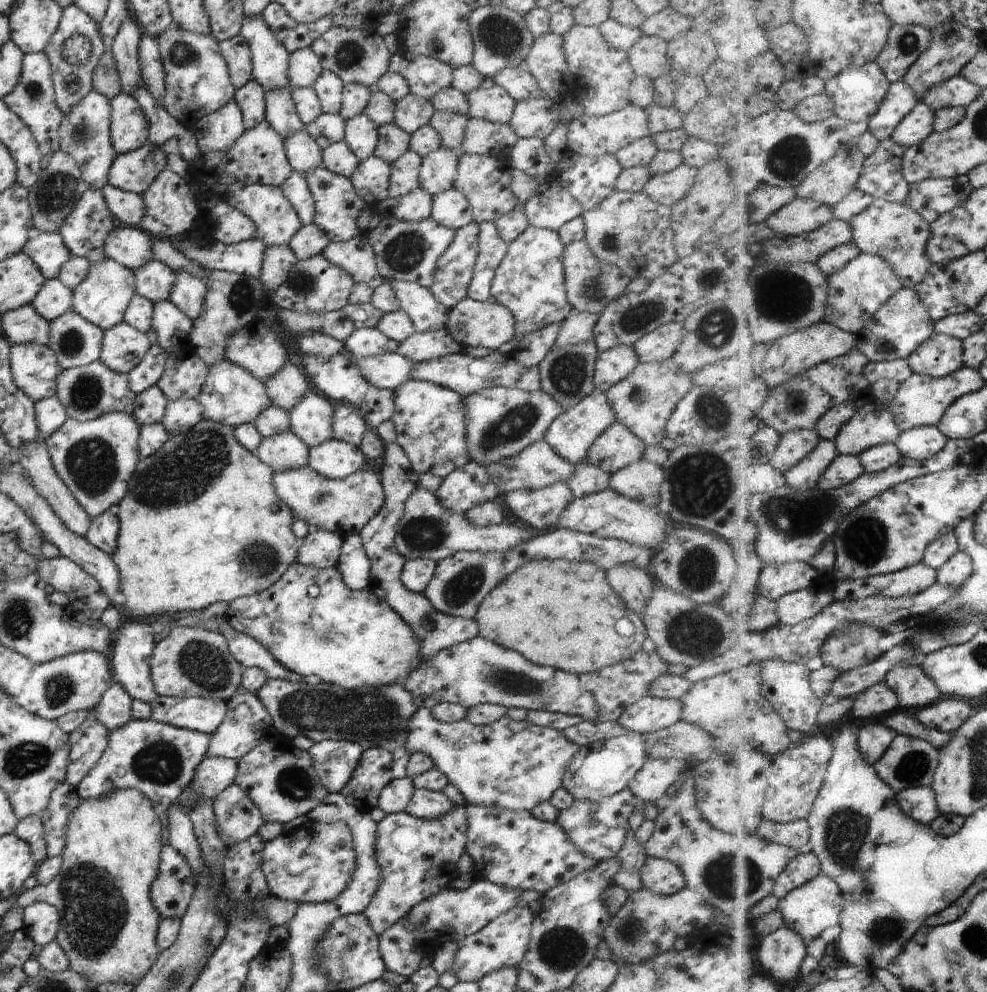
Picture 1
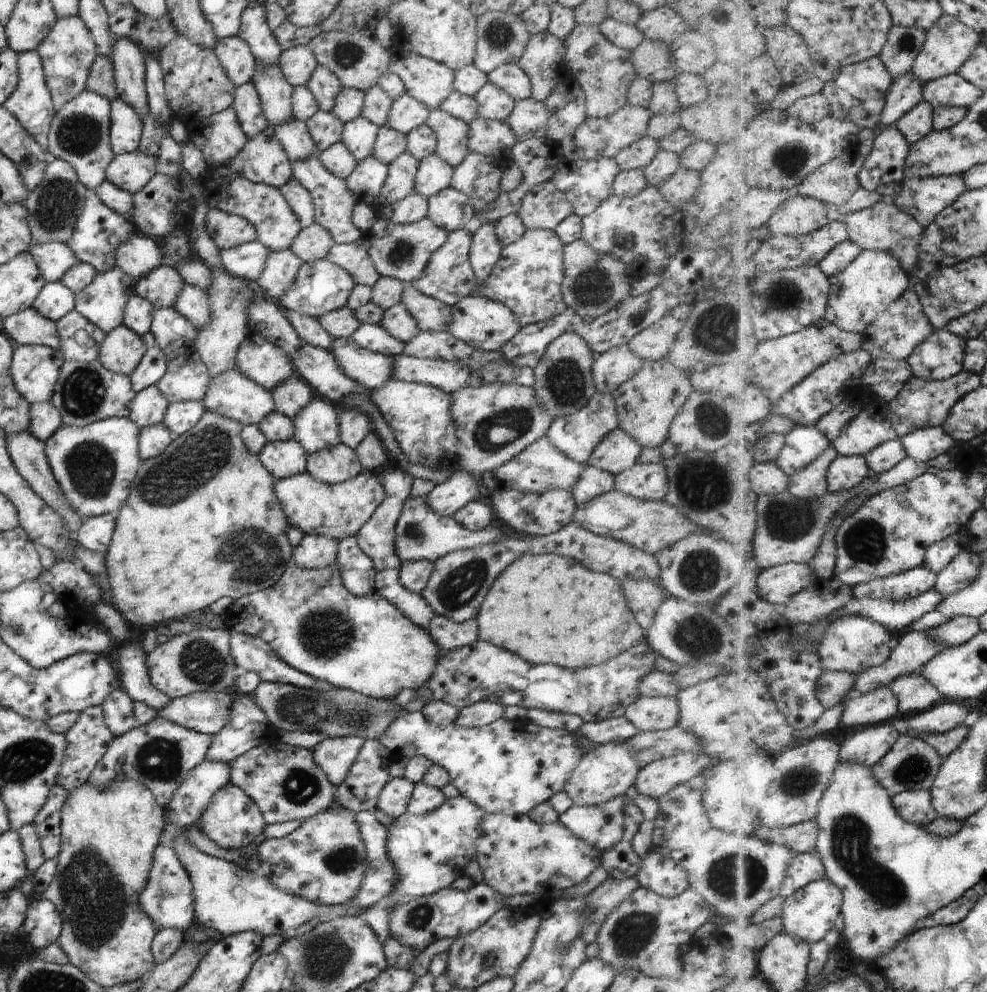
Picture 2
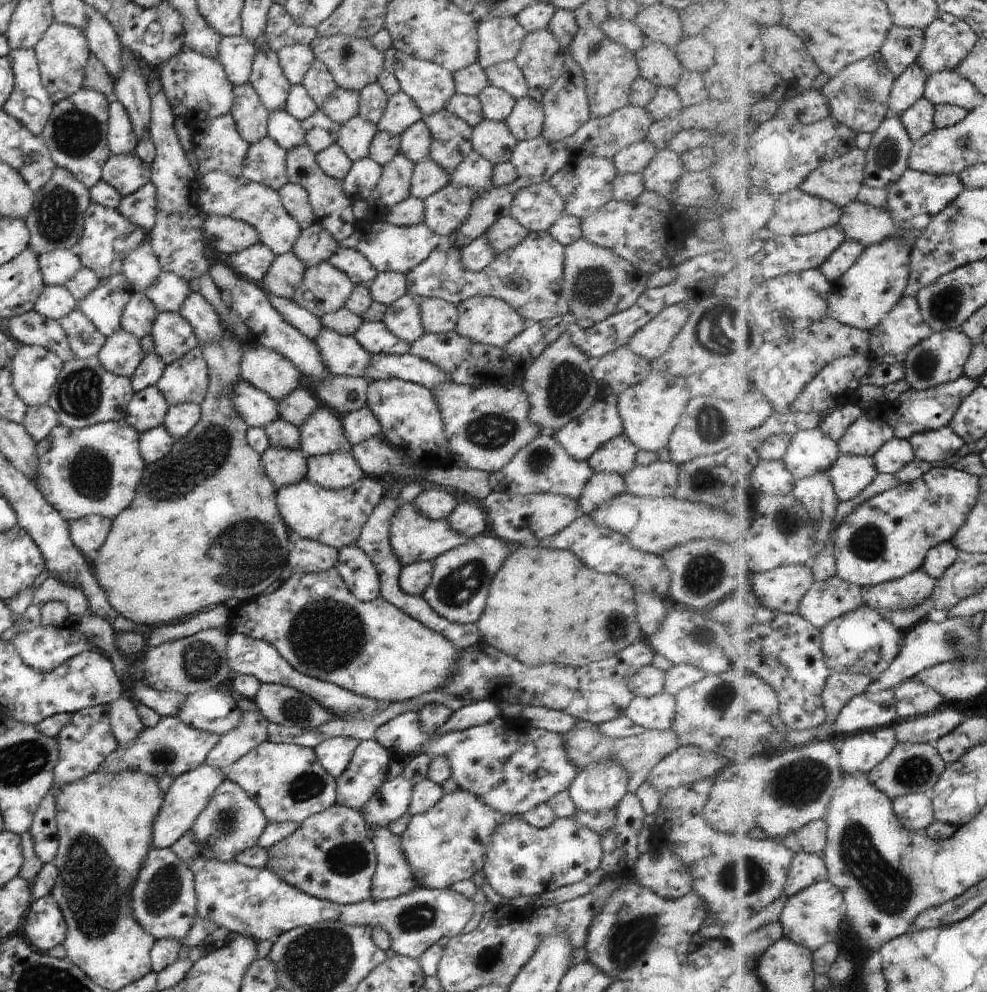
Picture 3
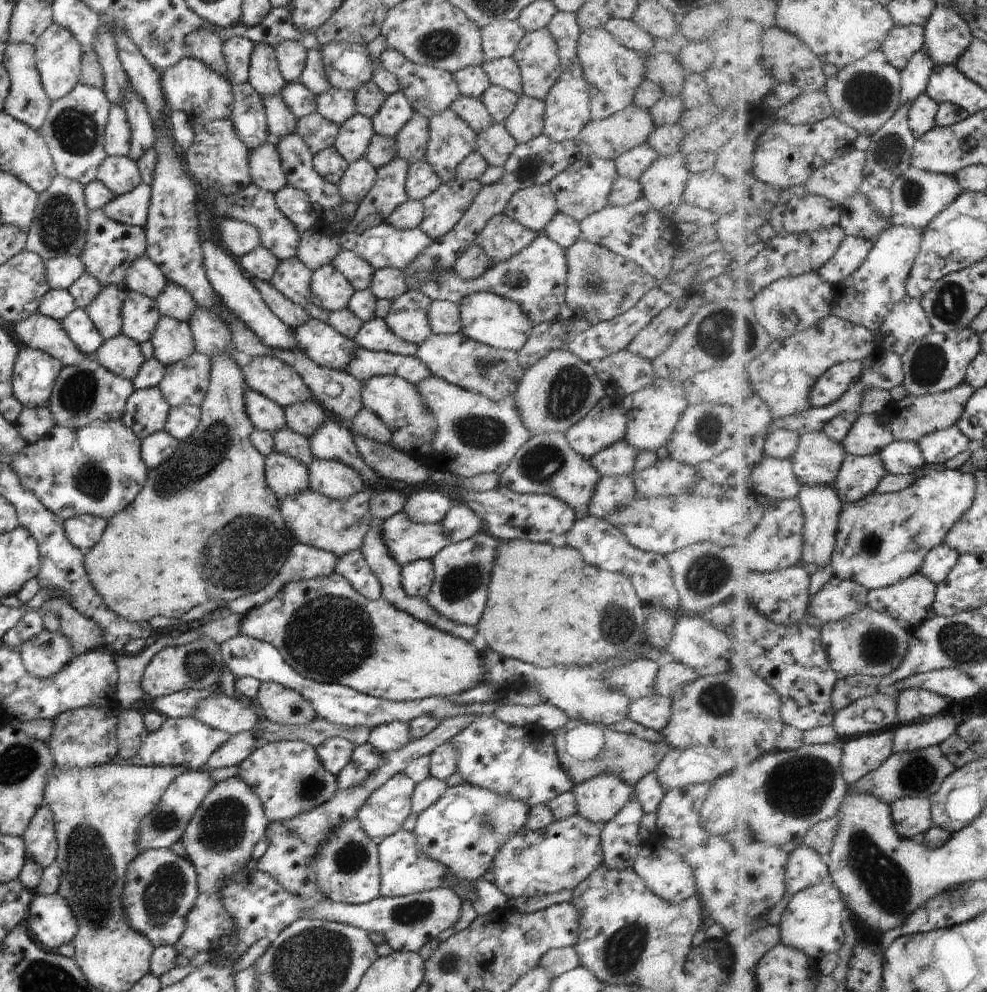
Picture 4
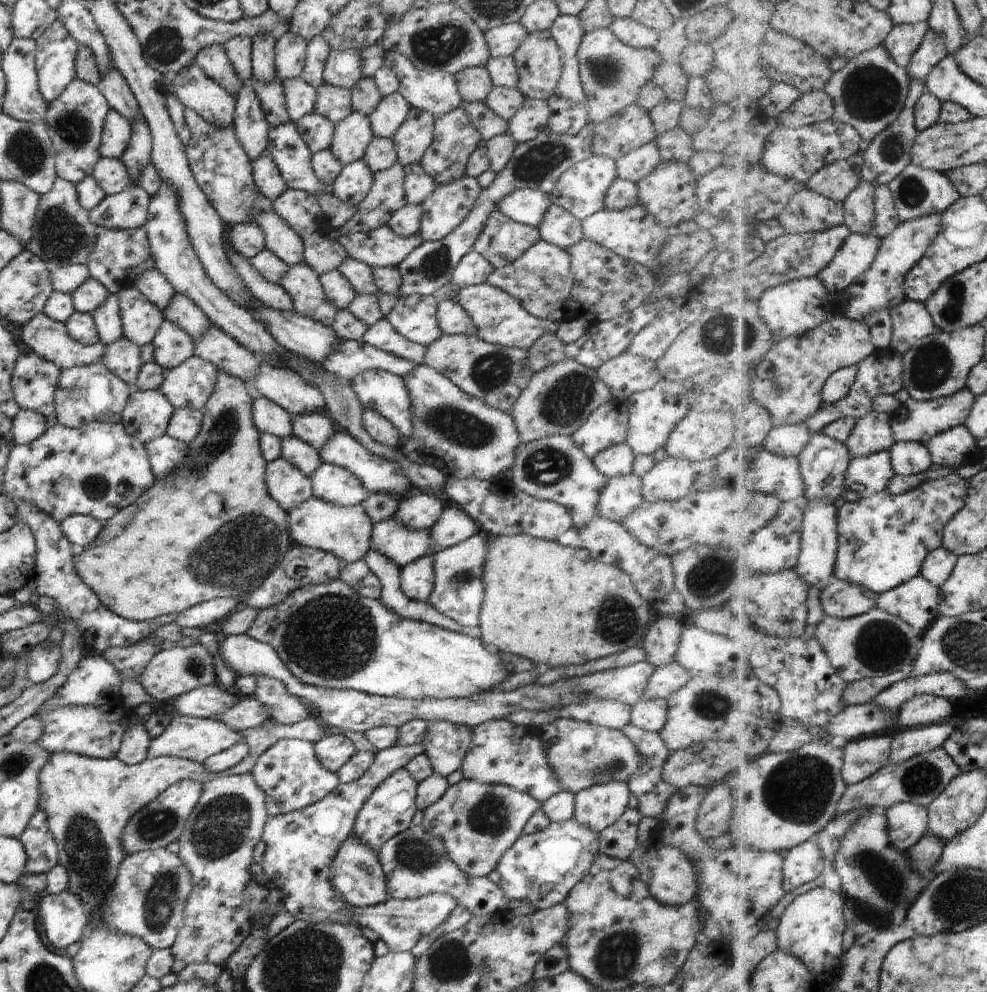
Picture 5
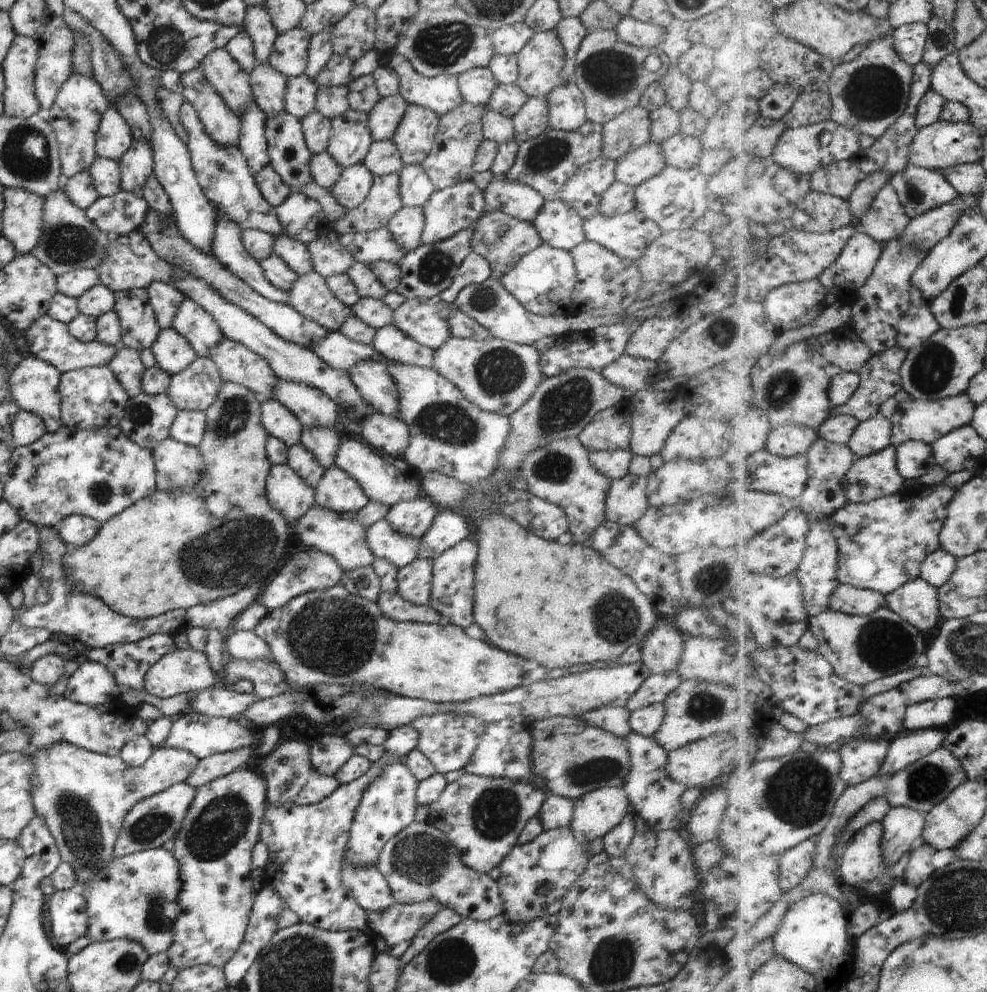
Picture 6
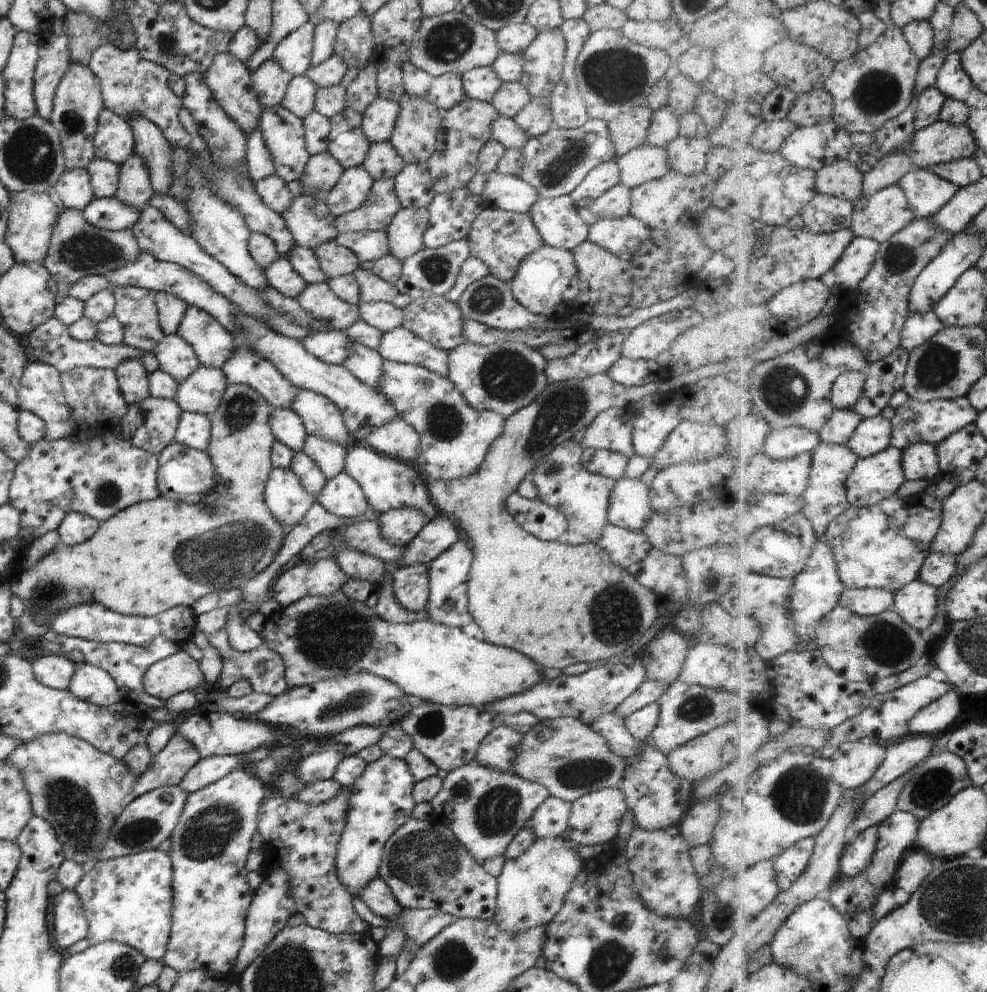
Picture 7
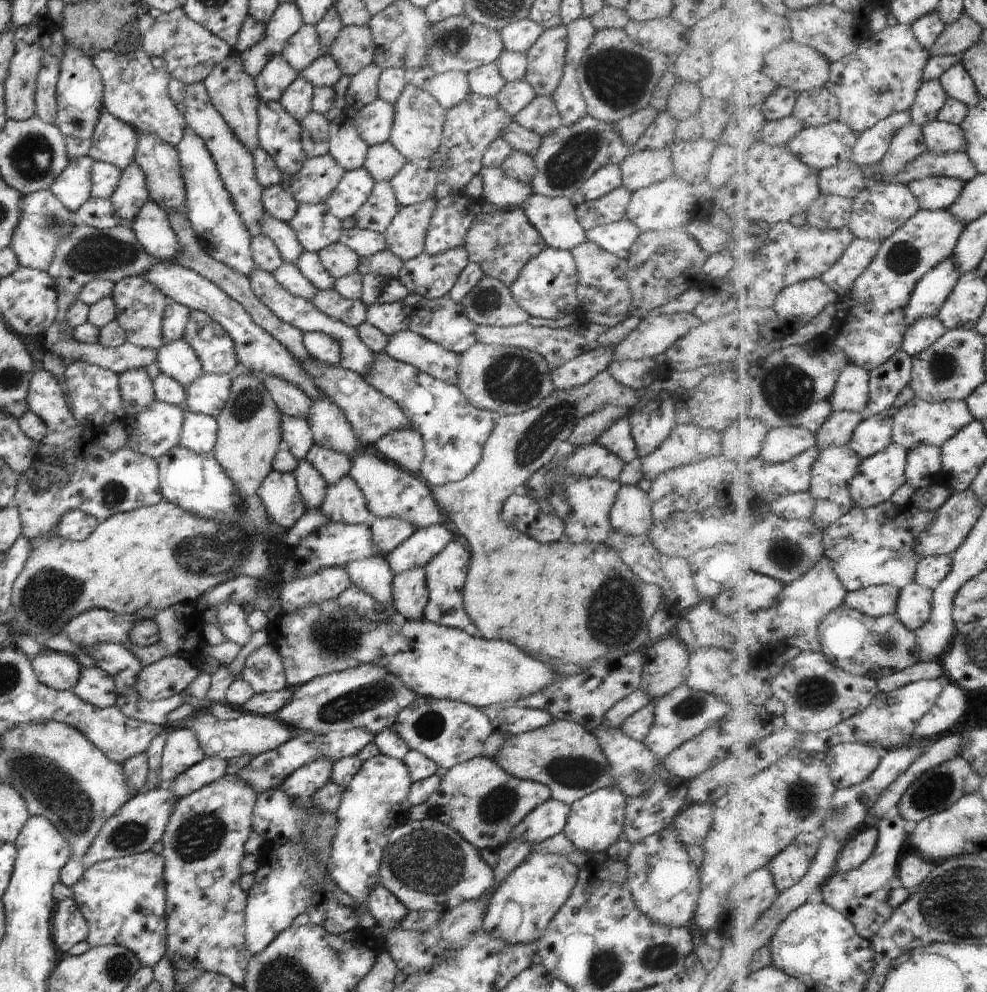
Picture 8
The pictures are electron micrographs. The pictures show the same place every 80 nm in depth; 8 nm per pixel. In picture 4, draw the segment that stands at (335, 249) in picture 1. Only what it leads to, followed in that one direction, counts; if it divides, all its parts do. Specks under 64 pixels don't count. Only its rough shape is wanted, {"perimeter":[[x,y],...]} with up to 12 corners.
{"perimeter":[[342,249],[331,266],[355,291],[370,289],[375,270]]}

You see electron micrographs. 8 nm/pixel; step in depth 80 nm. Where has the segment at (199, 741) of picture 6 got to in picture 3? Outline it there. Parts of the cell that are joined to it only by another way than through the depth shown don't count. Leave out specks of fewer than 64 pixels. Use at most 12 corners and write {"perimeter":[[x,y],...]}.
{"perimeter":[[164,716],[96,772],[138,771],[168,794],[205,764],[218,734]]}

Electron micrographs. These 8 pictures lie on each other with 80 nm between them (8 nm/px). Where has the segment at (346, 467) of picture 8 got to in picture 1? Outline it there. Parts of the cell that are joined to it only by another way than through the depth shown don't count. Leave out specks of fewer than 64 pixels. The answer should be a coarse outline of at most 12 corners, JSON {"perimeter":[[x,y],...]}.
{"perimeter":[[290,361],[264,384],[272,404],[292,410],[313,388]]}

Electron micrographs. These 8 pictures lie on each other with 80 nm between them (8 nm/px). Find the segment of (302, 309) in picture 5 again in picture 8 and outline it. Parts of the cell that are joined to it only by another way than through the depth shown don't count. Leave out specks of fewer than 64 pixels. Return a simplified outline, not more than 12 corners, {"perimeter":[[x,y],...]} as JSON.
{"perimeter":[[334,289],[310,302],[328,318],[352,328],[367,320],[366,304]]}

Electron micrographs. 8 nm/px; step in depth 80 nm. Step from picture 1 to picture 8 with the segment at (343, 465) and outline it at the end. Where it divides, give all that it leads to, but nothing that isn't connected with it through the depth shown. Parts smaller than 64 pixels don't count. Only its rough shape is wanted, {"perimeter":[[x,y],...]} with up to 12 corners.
{"perimeter":[[349,474],[327,487],[320,509],[334,522],[376,519]]}

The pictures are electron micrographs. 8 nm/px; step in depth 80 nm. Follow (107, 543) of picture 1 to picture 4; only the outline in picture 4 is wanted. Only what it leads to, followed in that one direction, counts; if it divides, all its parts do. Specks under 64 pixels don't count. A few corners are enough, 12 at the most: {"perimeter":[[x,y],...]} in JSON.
{"perimeter":[[84,515],[64,521],[70,543],[88,552],[100,542],[108,519]]}

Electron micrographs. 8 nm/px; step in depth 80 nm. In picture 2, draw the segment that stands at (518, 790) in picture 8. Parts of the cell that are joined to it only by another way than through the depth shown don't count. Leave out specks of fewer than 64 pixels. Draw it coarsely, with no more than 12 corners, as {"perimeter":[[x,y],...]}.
{"perimeter":[[465,796],[386,827],[395,889],[360,914],[382,945],[400,901],[466,876],[486,813]]}

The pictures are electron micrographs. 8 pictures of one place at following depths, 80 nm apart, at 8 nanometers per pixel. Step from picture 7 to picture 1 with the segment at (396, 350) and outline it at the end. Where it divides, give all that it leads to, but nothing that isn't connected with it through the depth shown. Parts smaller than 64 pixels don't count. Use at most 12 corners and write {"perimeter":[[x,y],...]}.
{"perimeter":[[358,328],[343,343],[350,356],[396,353],[398,342]]}

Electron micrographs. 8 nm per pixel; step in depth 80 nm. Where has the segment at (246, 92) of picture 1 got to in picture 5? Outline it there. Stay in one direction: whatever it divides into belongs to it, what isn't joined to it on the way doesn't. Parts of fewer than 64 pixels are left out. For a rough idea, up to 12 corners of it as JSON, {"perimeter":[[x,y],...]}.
{"perimeter":[[254,88],[236,92],[234,133],[250,161],[268,149],[271,126]]}

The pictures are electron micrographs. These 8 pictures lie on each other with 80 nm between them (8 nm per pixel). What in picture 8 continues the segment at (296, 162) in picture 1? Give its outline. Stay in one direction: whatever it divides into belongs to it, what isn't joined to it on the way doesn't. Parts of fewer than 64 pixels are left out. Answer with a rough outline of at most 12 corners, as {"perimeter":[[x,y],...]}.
{"perimeter":[[282,55],[254,79],[262,101],[279,101],[300,76]]}

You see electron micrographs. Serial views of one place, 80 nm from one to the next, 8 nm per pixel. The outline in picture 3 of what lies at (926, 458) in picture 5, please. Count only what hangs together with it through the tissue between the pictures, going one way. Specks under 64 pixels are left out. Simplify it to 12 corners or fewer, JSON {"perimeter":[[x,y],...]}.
{"perimeter":[[896,437],[874,460],[879,473],[896,475],[917,460],[910,440]]}

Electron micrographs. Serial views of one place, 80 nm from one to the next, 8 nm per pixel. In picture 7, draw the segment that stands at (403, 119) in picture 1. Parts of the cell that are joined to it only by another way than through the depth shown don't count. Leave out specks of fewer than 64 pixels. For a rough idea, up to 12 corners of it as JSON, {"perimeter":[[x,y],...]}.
{"perimeter":[[380,96],[363,110],[370,144],[390,140],[398,102]]}

